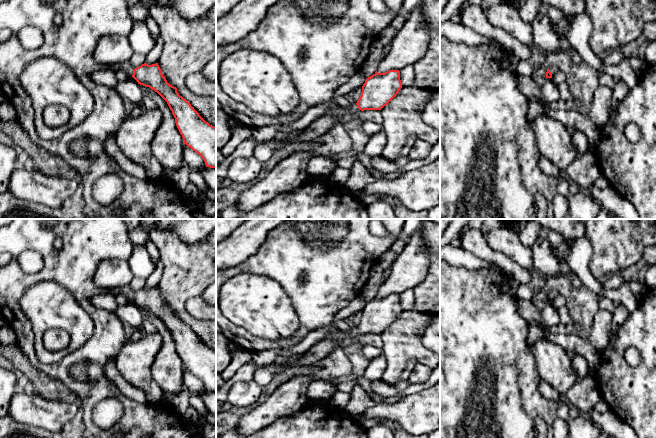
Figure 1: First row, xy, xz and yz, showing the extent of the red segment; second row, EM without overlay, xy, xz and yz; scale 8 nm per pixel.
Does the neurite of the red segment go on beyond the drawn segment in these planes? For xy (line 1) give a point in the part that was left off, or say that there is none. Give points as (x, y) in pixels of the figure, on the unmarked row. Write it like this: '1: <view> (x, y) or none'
1: xy (126, 290)

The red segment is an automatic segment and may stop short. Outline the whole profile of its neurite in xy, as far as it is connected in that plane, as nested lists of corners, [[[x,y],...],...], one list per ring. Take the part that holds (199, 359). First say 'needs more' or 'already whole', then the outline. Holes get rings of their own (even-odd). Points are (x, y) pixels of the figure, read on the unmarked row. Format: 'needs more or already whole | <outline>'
needs more | [[[130,286],[109,288],[112,295],[123,293],[140,309],[157,316],[168,328],[184,368],[199,378],[206,391],[216,393],[216,351],[206,346],[191,328],[169,308],[158,287],[146,287],[134,292]]]

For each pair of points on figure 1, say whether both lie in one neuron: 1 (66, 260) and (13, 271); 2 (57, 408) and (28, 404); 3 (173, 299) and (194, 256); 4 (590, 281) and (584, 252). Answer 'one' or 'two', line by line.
1: one
2: one
3: one
4: one

